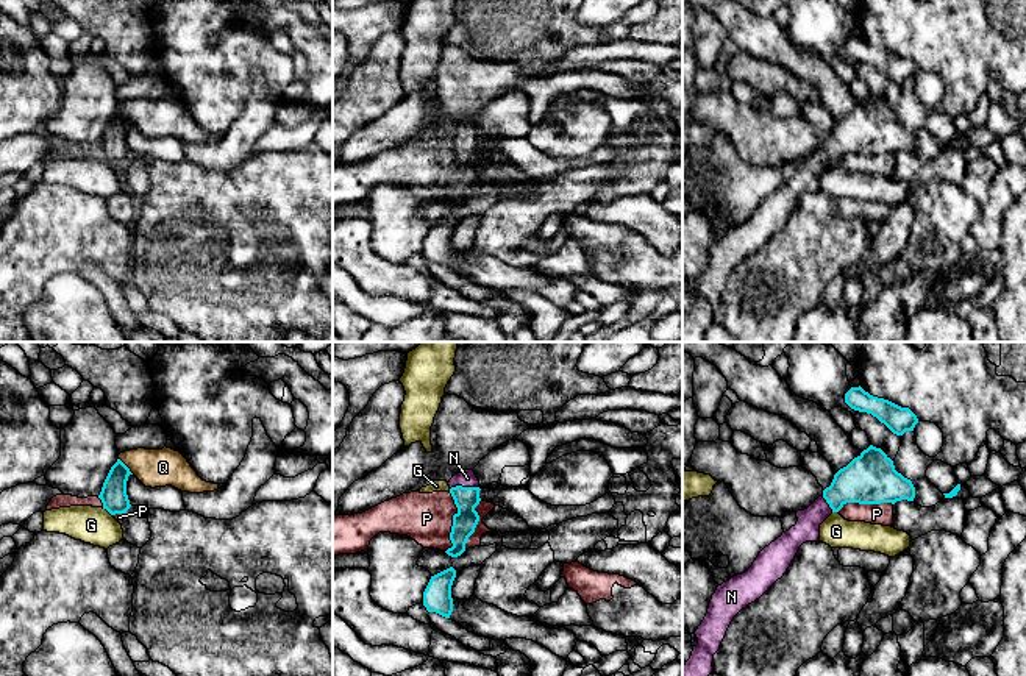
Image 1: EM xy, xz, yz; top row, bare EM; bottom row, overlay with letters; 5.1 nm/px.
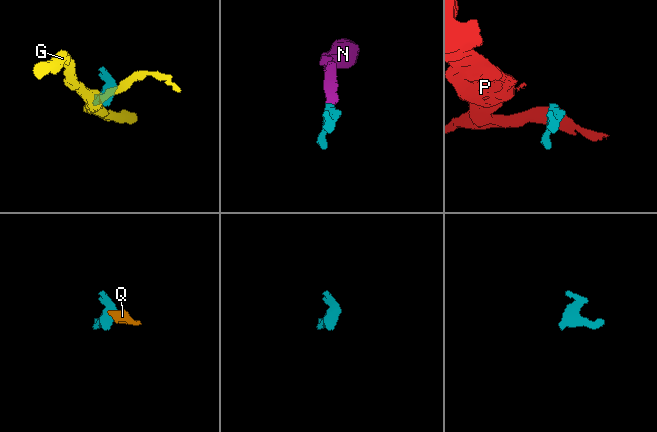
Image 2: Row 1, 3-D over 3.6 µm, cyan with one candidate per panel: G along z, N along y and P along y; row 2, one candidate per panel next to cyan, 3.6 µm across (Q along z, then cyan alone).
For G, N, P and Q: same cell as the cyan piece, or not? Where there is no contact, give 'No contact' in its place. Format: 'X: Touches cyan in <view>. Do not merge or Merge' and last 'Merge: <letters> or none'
G: Touches cyan in xy. Do not merge
N: Touches cyan in xz. Merge
P: Touches cyan in xz. Do not merge
Q: Touches cyan in xy. Do not merge
Merge: N

